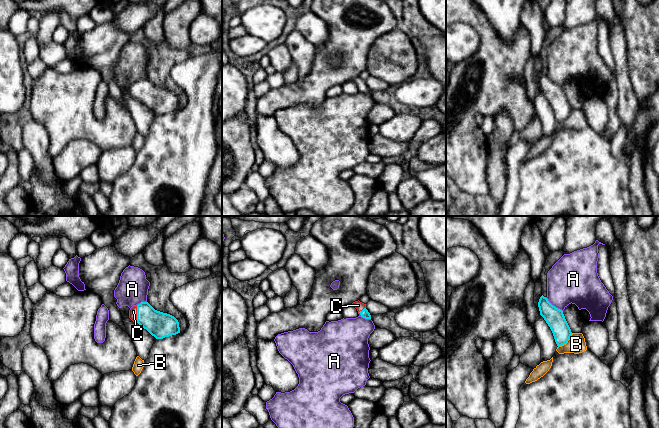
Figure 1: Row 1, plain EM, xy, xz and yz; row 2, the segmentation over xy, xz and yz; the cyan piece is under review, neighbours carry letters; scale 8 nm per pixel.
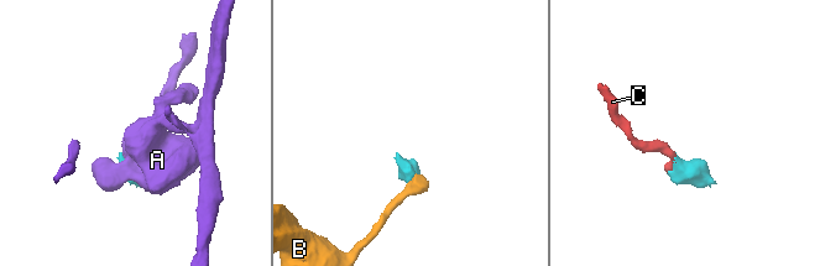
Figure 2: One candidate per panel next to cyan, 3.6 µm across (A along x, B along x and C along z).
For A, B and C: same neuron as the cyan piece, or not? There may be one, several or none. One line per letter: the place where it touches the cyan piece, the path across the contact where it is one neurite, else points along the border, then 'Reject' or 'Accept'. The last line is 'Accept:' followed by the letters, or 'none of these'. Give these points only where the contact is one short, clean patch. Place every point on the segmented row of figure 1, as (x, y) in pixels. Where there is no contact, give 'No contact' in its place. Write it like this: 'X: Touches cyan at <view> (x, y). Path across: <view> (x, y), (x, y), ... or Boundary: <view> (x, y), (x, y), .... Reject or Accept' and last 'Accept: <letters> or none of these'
A: Touches cyan at yz (554, 306). Boundary: yz (545, 297), (562, 311). Reject
B: Touches cyan at yz (566, 342). Boundary: yz (572, 333), (570, 338), (558, 347). Reject
C: Touches cyan at xy (137, 313). Path across: xy (160, 325), (143, 313), (137, 313), (133, 311). Accept
Accept: C

